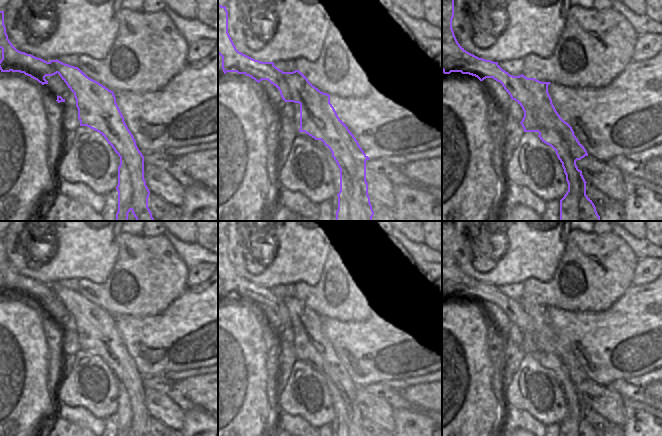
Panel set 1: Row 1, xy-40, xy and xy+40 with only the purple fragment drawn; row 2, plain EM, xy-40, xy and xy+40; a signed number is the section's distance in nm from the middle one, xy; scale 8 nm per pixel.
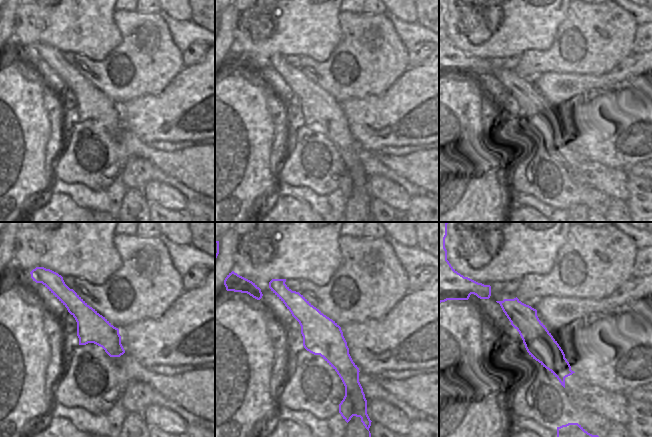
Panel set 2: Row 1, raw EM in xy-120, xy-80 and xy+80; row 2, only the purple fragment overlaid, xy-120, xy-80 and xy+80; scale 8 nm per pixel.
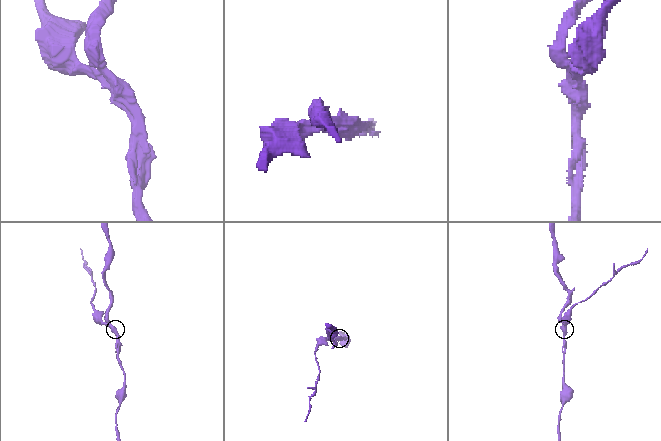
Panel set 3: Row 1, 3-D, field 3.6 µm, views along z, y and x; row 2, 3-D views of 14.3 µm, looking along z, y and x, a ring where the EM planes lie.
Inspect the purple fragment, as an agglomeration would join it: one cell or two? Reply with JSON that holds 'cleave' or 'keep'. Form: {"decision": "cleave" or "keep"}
{"decision": "cleave"}

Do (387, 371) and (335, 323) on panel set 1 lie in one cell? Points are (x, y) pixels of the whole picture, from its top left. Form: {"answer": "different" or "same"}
{"answer": "same"}

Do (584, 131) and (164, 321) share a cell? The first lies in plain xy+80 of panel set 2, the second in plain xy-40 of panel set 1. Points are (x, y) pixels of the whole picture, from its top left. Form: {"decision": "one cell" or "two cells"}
{"decision": "one cell"}

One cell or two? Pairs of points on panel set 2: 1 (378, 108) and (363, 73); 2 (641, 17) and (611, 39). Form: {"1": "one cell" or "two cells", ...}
{"1": "two cells", "2": "two cells"}

